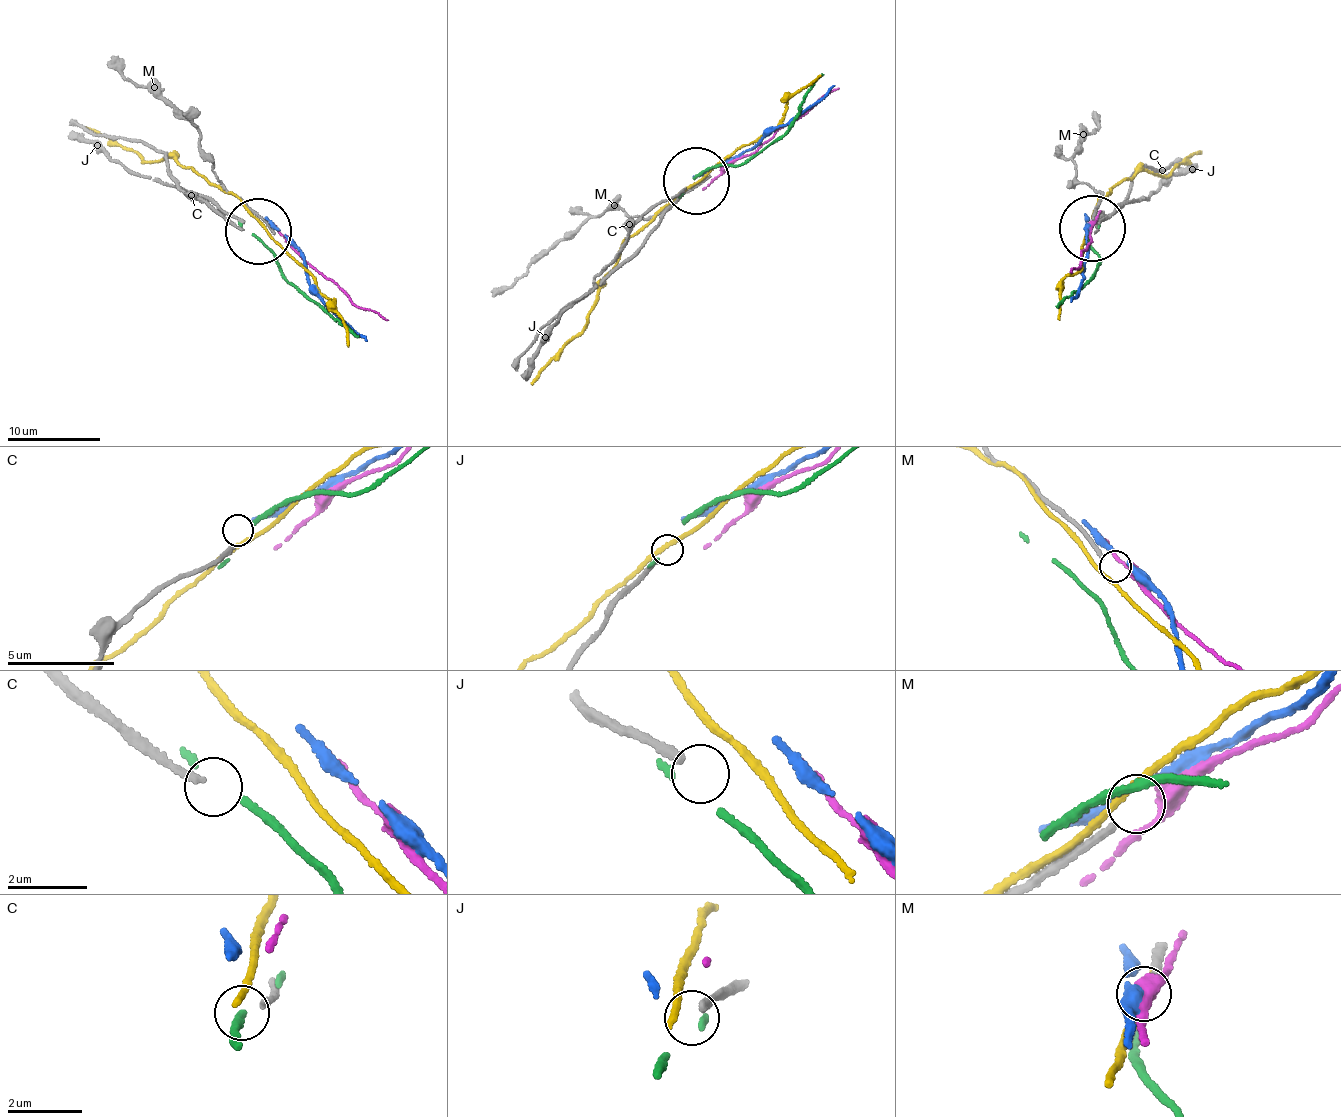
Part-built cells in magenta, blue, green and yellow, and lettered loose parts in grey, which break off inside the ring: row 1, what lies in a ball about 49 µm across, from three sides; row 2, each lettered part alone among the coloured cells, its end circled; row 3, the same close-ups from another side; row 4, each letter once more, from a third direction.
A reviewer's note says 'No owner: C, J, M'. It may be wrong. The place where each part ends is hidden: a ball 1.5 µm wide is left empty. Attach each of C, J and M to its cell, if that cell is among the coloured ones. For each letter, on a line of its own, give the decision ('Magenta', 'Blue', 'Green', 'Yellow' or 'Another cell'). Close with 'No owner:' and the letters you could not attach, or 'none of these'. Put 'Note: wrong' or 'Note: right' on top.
Note: right
C: Another cell
J: Another cell
M: Another cell
No owner: C, J, M

